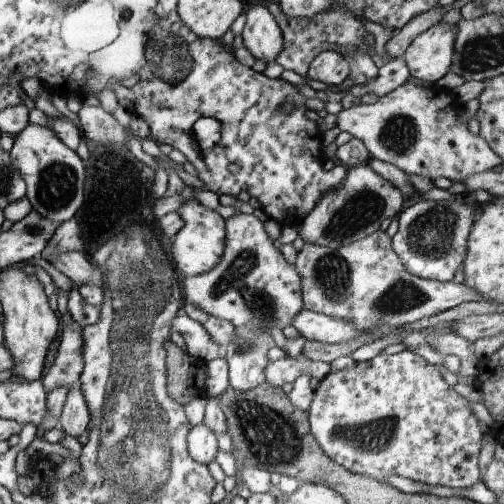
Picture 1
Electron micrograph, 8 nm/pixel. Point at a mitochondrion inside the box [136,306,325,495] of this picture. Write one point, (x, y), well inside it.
(269, 437)

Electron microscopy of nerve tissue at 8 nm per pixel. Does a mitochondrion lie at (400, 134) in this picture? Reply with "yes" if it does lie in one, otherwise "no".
yes

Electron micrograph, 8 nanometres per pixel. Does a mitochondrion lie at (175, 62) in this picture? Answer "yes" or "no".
yes

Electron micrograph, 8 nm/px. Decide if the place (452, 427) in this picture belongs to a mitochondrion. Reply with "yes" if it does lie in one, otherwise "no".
no

